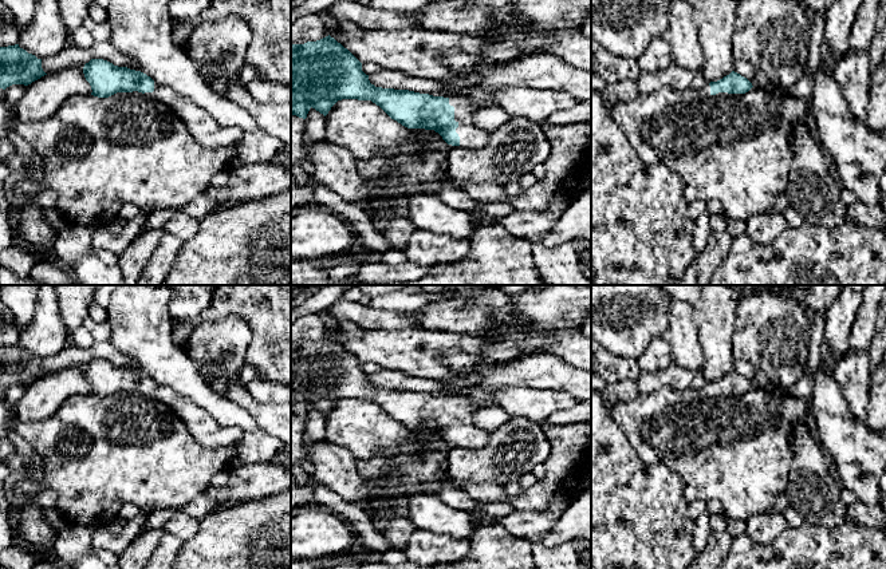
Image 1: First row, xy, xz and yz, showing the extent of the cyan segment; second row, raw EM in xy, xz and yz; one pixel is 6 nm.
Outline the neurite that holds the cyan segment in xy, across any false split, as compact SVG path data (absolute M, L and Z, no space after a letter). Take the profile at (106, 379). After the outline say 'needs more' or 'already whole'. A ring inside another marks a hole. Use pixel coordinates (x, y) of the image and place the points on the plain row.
M91 359L84 364L83 374L94 396L109 398L117 392L138 391L161 400L182 420L193 439L204 447L235 446L244 435L241 428L220 424L190 398L154 382L141 371L118 367L103 359Z; needs more

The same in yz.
M732 371L722 379L708 383L705 387L705 392L717 396L732 396L743 395L748 392L752 387L752 383L747 378Z; needs more

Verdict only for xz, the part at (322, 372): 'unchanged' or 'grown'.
grown

